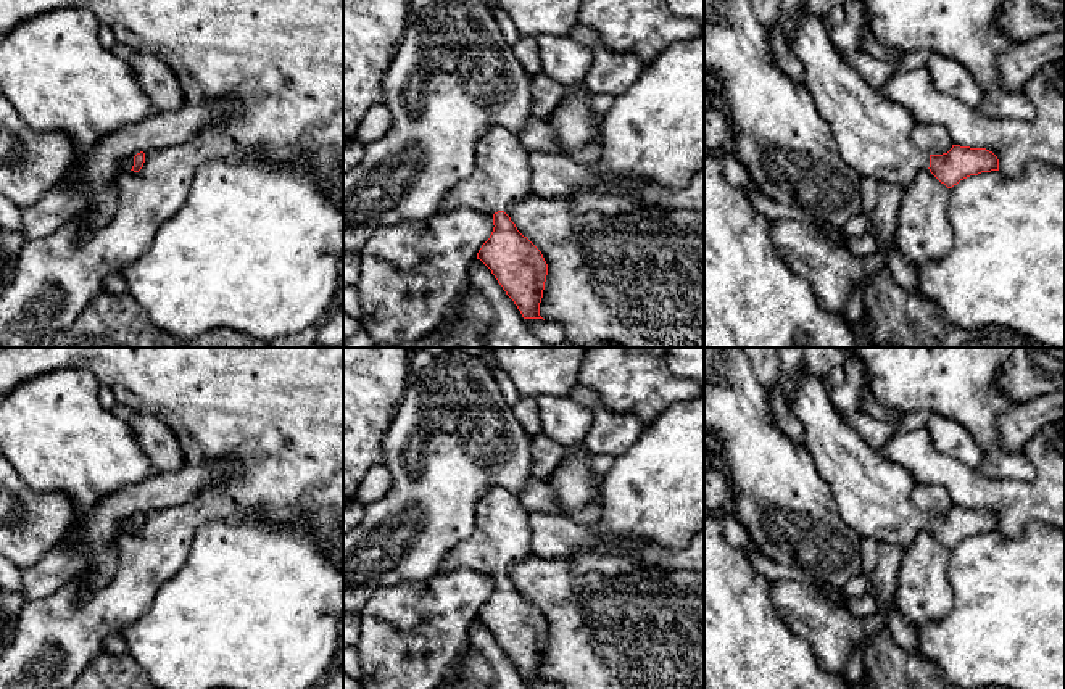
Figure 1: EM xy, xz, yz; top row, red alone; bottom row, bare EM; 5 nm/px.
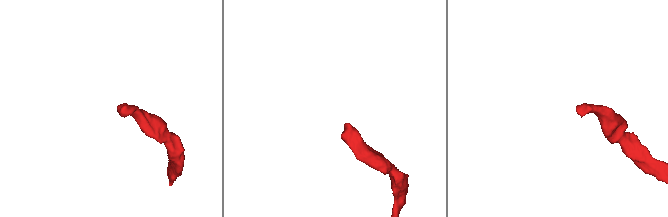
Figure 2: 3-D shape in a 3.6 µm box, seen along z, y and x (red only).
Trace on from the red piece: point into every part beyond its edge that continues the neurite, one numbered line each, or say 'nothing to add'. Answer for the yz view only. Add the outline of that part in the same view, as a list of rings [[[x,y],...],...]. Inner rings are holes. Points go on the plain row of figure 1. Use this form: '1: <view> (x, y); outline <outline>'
1: yz (874, 495); outline [[[807,365],[796,378],[791,407],[806,430],[806,449],[851,528],[904,549],[930,528],[930,514],[912,501],[910,472],[864,441]]]

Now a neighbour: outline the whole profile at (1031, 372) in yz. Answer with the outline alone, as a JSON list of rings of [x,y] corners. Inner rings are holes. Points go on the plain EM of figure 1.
[[[1013,348],[997,385],[1017,402],[1065,391],[1065,348]]]

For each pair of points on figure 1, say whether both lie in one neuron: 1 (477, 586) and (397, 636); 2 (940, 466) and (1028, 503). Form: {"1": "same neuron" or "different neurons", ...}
{"1": "same neuron", "2": "same neuron"}

